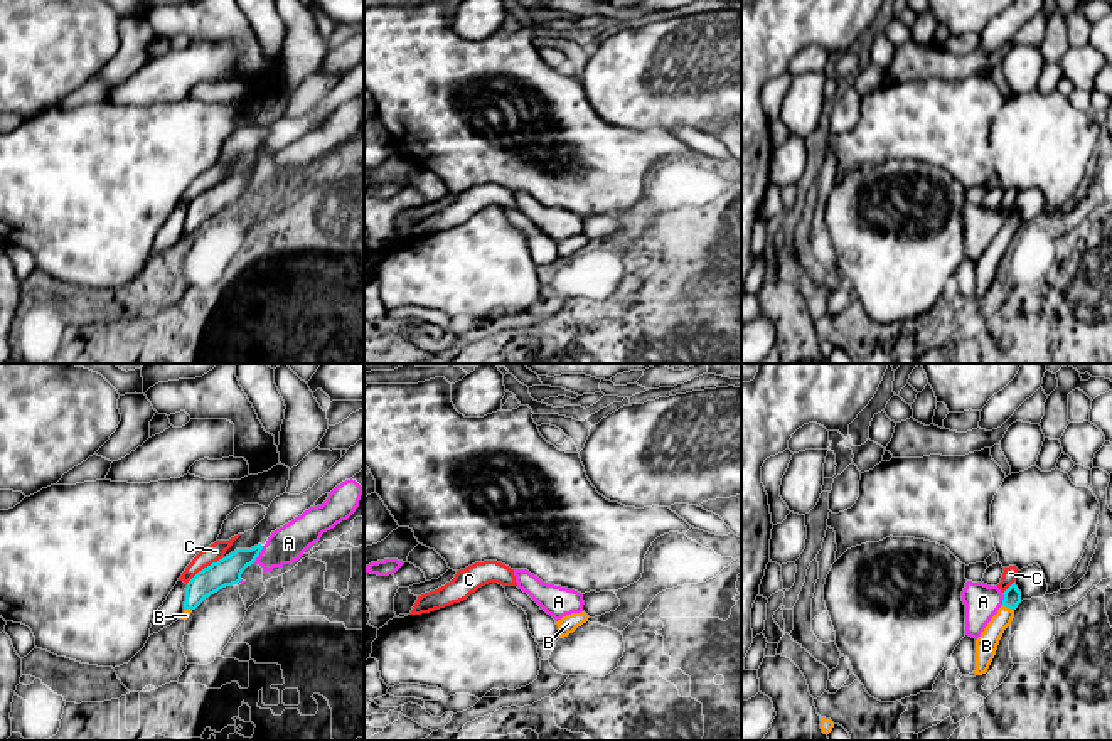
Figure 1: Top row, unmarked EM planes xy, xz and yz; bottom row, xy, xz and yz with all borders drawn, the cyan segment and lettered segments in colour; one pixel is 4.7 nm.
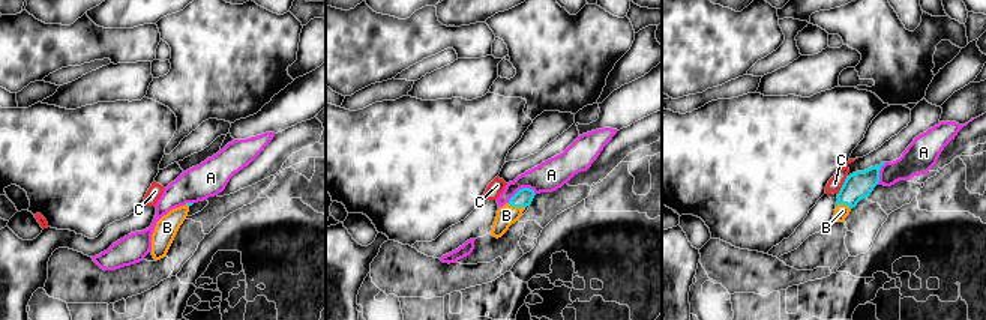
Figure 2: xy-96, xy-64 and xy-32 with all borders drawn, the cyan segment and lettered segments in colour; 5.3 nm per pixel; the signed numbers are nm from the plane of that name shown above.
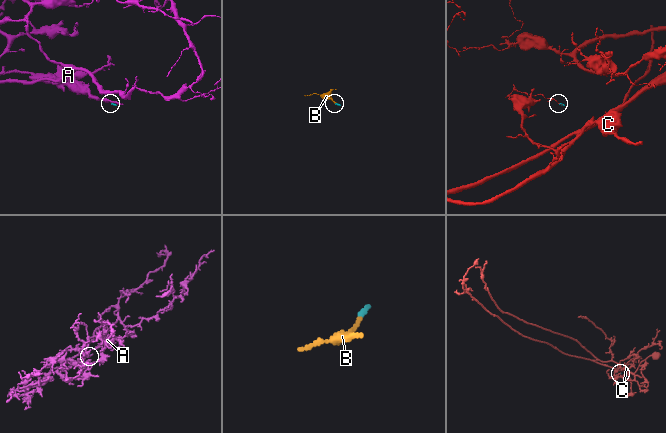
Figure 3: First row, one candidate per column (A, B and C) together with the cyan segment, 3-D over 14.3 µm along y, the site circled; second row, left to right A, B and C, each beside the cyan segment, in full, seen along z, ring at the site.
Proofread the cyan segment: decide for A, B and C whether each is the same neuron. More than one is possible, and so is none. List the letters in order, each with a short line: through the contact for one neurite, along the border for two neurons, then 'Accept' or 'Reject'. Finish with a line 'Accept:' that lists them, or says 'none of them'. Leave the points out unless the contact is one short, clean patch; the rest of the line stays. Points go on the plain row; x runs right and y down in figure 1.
A: Line: xy (263, 169), (251, 186). Reject
B: Line: yz (1011, 218), (1008, 229), (986, 268). Accept
C: Line: xy (223, 179), (199, 192), (186, 206). Reject
Accept: B

